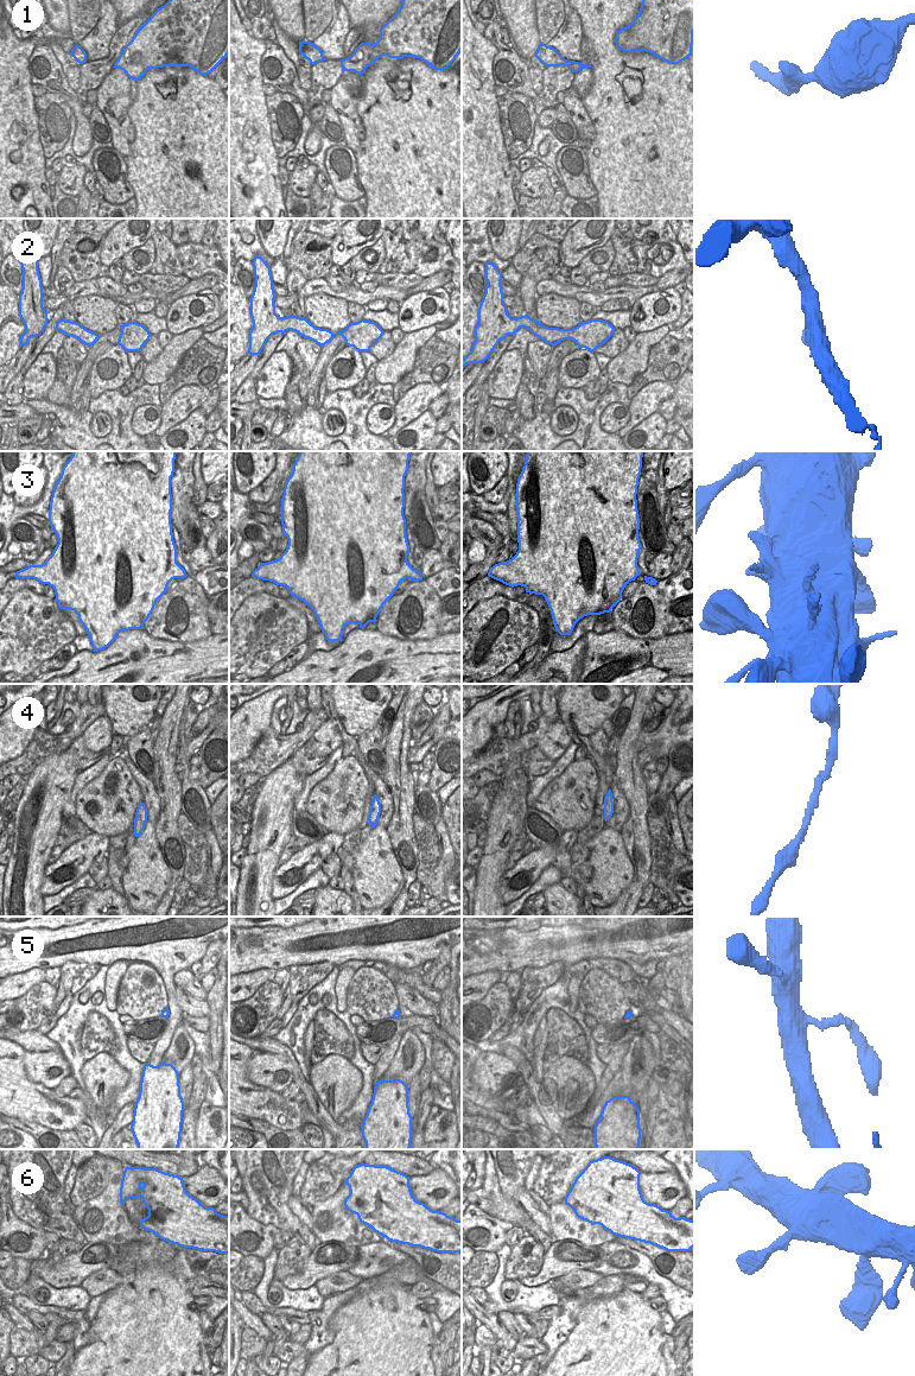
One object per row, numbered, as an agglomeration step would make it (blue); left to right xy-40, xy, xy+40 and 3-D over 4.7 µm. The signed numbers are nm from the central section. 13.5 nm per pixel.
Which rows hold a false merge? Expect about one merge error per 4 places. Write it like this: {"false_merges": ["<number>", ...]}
{"false_merges": []}

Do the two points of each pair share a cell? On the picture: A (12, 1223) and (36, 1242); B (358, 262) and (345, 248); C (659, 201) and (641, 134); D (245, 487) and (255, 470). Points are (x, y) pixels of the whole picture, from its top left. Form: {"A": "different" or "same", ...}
{"A": "same", "B": "different", "C": "same", "D": "same"}

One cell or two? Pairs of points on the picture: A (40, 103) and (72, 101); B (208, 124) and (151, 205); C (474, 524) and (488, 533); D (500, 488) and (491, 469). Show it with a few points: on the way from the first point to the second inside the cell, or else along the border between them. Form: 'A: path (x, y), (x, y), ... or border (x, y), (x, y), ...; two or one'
A: border (48, 92), (58, 94), (71, 111); two
B: path (196, 144), (164, 185); one
C: path (477, 527), (484, 532); one
D: border (504, 474), (490, 489), (481, 494); two

